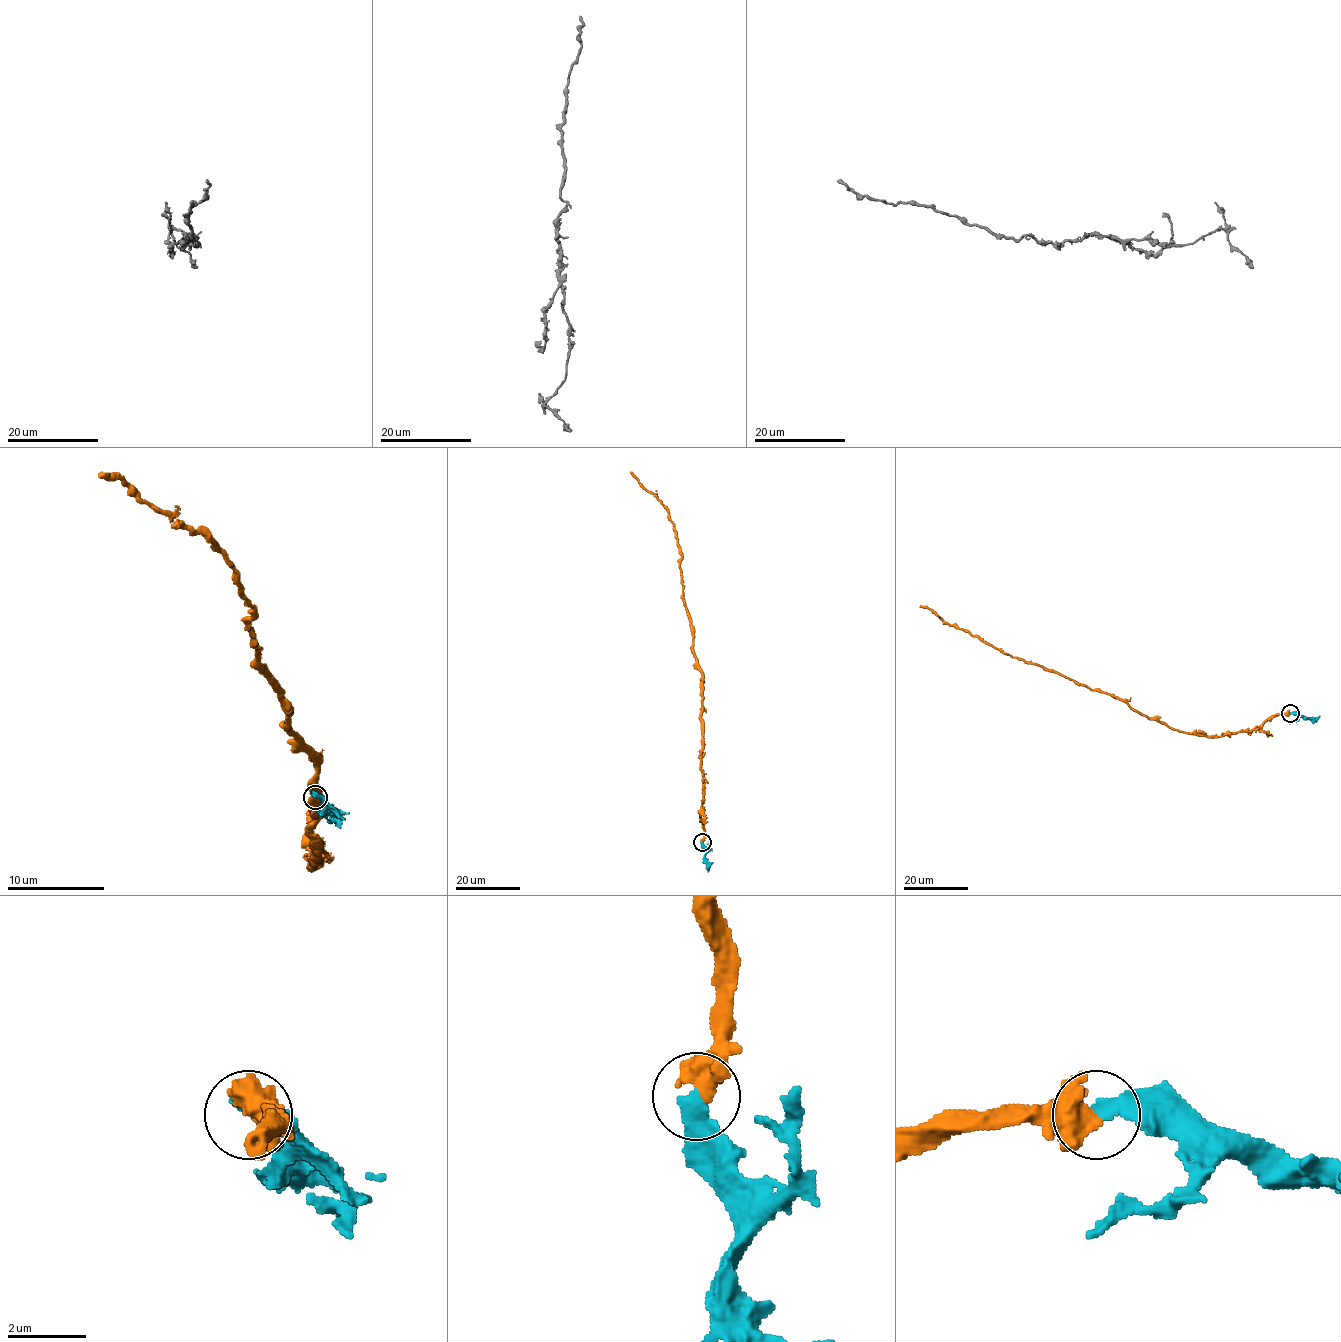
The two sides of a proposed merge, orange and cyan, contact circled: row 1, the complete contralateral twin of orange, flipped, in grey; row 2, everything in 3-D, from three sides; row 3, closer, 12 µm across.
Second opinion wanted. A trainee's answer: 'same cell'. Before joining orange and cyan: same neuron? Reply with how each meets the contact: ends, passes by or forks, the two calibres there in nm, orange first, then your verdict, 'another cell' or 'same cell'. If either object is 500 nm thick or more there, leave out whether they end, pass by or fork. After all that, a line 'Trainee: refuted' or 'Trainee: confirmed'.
orange passes by | cyan ends | 360/400 nm | same cell
Trainee: confirmed

